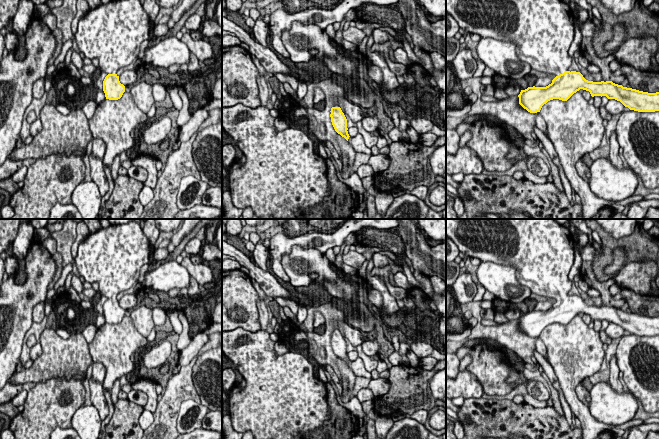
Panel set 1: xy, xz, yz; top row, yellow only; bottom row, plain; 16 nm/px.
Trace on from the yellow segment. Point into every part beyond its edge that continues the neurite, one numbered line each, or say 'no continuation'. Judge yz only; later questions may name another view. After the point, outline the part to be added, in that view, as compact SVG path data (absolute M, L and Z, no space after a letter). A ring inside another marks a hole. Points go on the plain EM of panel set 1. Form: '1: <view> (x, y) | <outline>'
1: yz (542, 250) | M446 219L446 235L467 257L516 268L516 277L531 293L558 300L571 290L570 270L574 264L574 239L570 230L554 219Z

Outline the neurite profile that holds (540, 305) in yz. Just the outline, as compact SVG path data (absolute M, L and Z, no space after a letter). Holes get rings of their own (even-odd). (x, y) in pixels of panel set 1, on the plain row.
M549 300L538 301L538 302L536 302L534 310L535 311L546 311L552 307L552 304L553 303L550 302Z

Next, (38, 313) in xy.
M40 302L34 306L32 311L33 322L40 323L45 317L45 303Z

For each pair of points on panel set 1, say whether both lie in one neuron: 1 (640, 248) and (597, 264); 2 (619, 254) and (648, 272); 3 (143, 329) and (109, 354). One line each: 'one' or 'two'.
1: one
2: one
3: two

